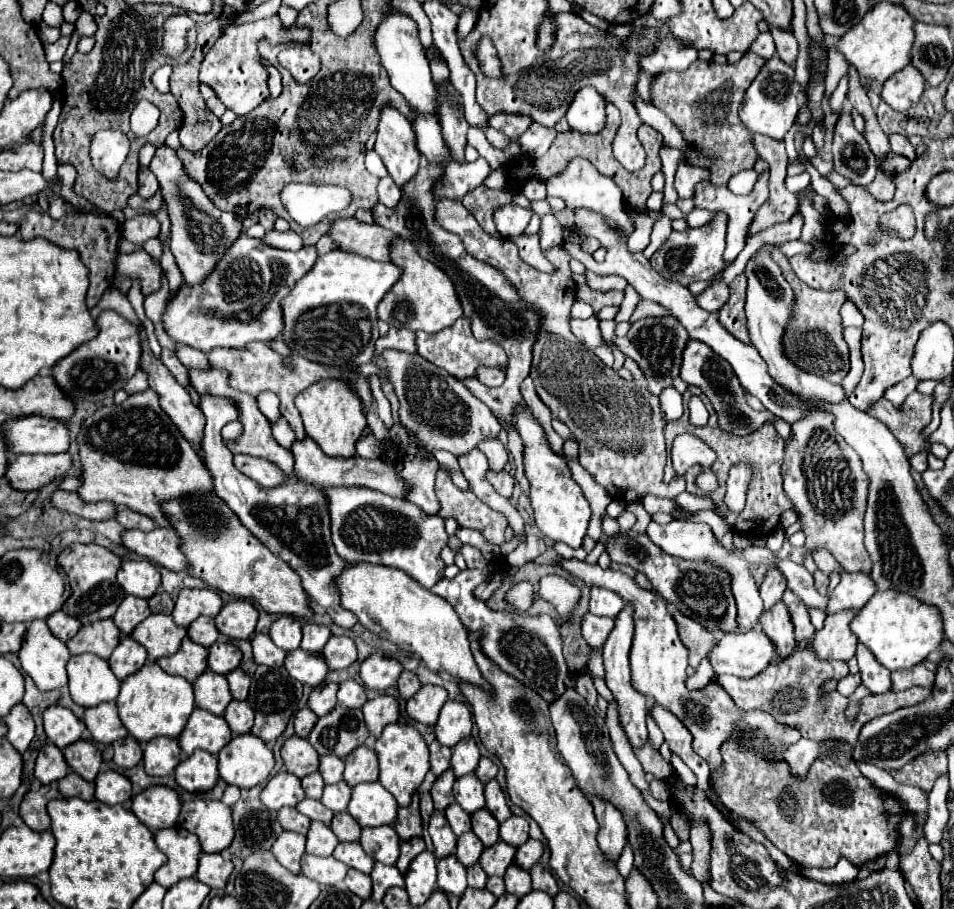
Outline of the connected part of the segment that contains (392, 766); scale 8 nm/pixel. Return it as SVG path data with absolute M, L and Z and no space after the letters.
M390 723L376 739L374 751L380 759L380 783L394 795L400 807L406 807L412 801L412 793L424 781L424 775L430 771L428 745L424 743L424 737L412 725Z

